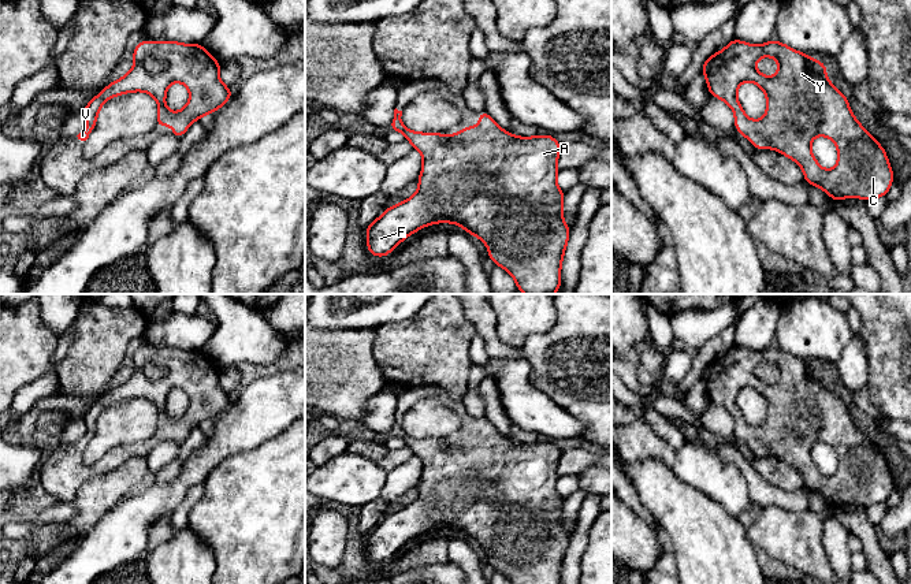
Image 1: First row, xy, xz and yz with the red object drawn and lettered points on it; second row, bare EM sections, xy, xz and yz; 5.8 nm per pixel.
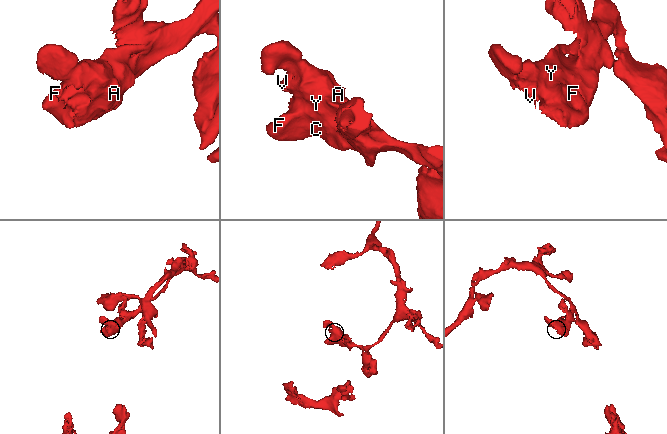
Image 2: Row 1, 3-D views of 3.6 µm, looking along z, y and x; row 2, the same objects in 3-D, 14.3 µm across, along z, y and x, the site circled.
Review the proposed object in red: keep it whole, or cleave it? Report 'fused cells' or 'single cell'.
single cell

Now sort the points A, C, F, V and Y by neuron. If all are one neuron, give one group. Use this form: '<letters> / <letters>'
A C F V Y

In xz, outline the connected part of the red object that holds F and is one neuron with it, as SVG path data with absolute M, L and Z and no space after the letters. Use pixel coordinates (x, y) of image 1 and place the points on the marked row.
M394 109L390 130L399 131L423 156L419 189L408 200L395 204L367 226L367 248L376 257L390 254L406 237L435 223L460 224L472 237L480 238L488 257L495 265L506 269L516 280L517 290L524 294L554 294L561 287L561 265L570 230L564 212L564 194L557 185L558 157L561 145L550 134L535 137L516 137L502 130L486 112L479 114L480 124L465 127L456 134L417 133L406 129L401 122L402 111Z

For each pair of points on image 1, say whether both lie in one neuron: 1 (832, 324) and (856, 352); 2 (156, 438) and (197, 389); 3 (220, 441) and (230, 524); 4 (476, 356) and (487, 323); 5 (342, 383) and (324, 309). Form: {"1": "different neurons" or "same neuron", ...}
{"1": "different neurons", "2": "same neuron", "3": "different neurons", "4": "different neurons", "5": "different neurons"}

